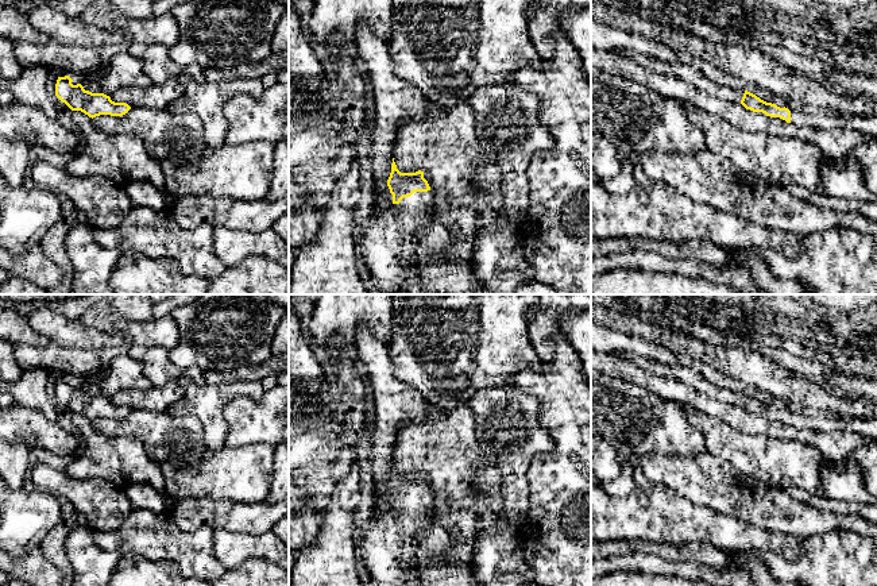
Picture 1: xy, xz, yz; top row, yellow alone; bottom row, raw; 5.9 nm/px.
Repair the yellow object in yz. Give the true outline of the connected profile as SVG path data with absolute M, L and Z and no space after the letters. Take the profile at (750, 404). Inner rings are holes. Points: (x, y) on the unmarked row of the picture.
M635 354L617 355L637 365L646 373L667 378L672 377L719 401L742 406L746 412L753 415L762 415L770 420L780 420L787 425L793 425L799 429L815 429L819 432L847 431L877 440L877 413L855 413L853 417L841 416L838 420L816 419L803 413L791 412L784 406L776 408L766 405L747 393L735 393L729 389L712 385L706 381L696 370L687 366L661 365Z

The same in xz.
M394 460L387 489L393 506L387 513L379 514L375 504L375 512L370 520L371 528L360 537L360 554L376 586L421 586L421 571L426 562L420 556L417 537L426 528L422 524L426 512L432 508L433 496L424 481L424 474L401 475Z

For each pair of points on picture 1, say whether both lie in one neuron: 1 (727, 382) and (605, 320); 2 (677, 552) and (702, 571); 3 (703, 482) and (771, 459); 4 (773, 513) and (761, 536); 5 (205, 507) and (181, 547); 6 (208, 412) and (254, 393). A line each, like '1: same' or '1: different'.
1: different
2: different
3: different
4: different
5: different
6: same

